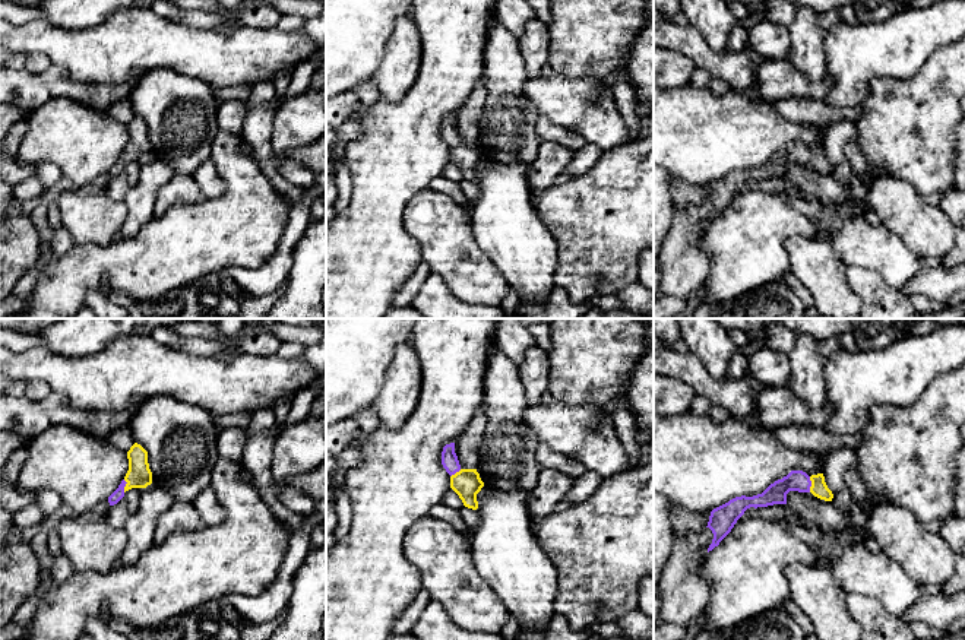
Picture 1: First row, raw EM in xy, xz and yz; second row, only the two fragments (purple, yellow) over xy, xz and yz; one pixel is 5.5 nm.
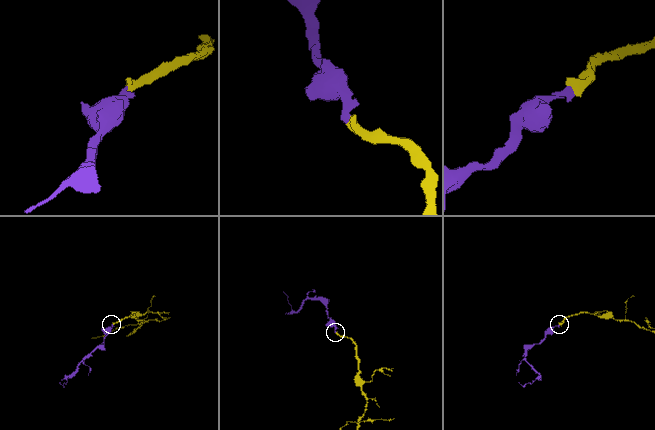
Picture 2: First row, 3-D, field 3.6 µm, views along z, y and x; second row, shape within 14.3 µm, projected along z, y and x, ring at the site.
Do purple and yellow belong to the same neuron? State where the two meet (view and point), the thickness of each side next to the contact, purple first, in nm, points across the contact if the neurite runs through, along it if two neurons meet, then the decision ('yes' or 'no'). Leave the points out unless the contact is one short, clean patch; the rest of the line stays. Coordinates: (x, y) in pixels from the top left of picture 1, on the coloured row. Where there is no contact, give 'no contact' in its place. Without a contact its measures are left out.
yz (810, 484) | 110/90 nm | across yz (799, 481), (810, 484), (819, 488) | yes

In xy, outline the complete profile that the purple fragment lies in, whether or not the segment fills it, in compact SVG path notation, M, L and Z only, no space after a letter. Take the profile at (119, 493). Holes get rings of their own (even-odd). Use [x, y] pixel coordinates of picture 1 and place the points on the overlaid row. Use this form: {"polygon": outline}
{"polygon": "M135 443L127 452L129 471L118 488L108 497L110 506L117 504L124 492L132 488L146 488L152 484L152 472L148 463L148 452Z"}

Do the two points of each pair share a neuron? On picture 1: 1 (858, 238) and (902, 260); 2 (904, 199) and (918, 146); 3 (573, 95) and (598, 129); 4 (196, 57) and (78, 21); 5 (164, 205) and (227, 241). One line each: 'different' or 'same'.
1: same
2: different
3: same
4: different
5: different

